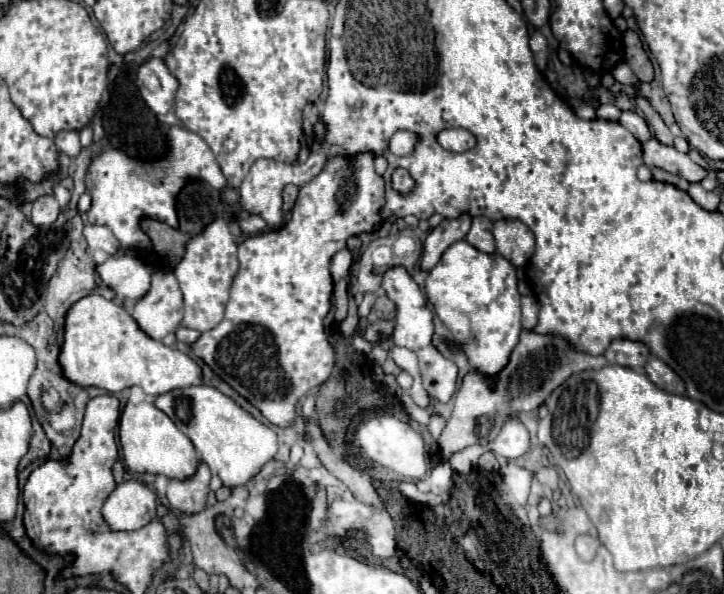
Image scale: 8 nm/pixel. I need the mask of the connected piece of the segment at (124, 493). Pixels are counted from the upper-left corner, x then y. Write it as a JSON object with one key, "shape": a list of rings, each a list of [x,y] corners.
{"shape":[[[127,480],[115,488],[105,500],[101,514],[113,530],[139,530],[155,518],[157,496],[155,492],[137,480]]]}

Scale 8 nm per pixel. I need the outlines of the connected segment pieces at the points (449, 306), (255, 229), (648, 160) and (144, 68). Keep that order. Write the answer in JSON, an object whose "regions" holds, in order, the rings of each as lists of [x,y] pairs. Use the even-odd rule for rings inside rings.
{"regions":[[[[465,240],[455,242],[449,246],[437,266],[429,270],[429,276],[425,280],[425,294],[427,300],[433,304],[437,316],[441,322],[451,330],[453,338],[463,344],[463,350],[475,370],[485,374],[487,378],[495,376],[509,360],[509,352],[515,348],[521,332],[521,296],[517,292],[517,276],[515,266],[509,264],[501,254],[493,252],[481,252],[467,244]]],[[[249,216],[249,218],[241,220],[239,226],[241,226],[241,230],[245,234],[259,234],[259,232],[263,232],[267,228],[267,224],[259,216]]],[[[655,138],[643,144],[643,160],[649,168],[661,168],[665,172],[679,174],[689,182],[701,182],[707,176],[707,170],[697,166],[687,154],[681,154],[673,146],[665,146]]],[[[149,58],[141,64],[135,84],[143,101],[155,114],[167,114],[174,108],[179,84],[163,58]]]]}

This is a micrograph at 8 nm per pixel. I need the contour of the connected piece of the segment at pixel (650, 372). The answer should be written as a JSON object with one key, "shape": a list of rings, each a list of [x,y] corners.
{"shape":[[[649,358],[649,362],[645,364],[645,374],[649,376],[649,380],[653,380],[653,384],[657,384],[661,390],[671,392],[671,394],[685,394],[685,382],[681,380],[681,376],[671,370],[661,358]]]}

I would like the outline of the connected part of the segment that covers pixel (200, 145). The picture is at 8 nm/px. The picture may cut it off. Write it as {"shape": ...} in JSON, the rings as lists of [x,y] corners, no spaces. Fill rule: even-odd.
{"shape":[[[169,128],[169,154],[159,162],[139,162],[127,158],[121,150],[107,150],[99,154],[87,172],[87,190],[93,198],[91,210],[87,212],[91,224],[103,224],[113,230],[127,254],[137,254],[141,248],[151,248],[151,240],[139,228],[143,216],[163,220],[171,226],[177,226],[175,214],[175,196],[189,178],[199,178],[209,182],[217,190],[227,188],[227,180],[215,162],[213,152],[203,140],[197,140],[187,150],[187,138],[201,138],[195,132],[185,128]]]}

